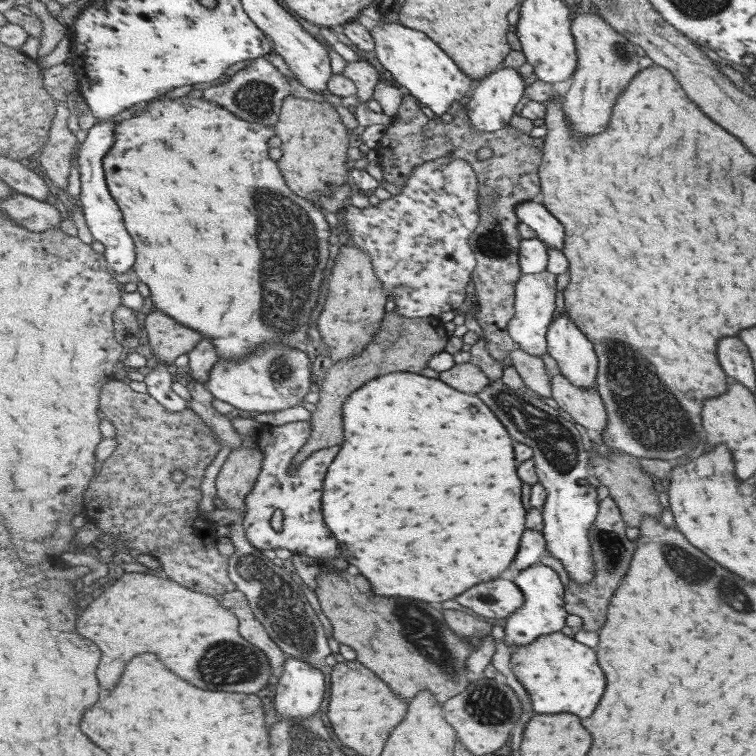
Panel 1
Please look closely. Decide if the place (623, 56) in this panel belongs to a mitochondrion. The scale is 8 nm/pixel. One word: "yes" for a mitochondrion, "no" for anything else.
yes

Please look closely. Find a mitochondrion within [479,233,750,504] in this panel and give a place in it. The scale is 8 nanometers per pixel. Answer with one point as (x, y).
(631, 384)

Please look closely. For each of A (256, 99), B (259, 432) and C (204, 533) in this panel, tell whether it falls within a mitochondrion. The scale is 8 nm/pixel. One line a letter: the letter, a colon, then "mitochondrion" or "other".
A: mitochondrion
B: other
C: other

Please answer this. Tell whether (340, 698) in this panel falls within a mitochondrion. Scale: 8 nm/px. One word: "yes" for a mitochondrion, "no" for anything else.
no

